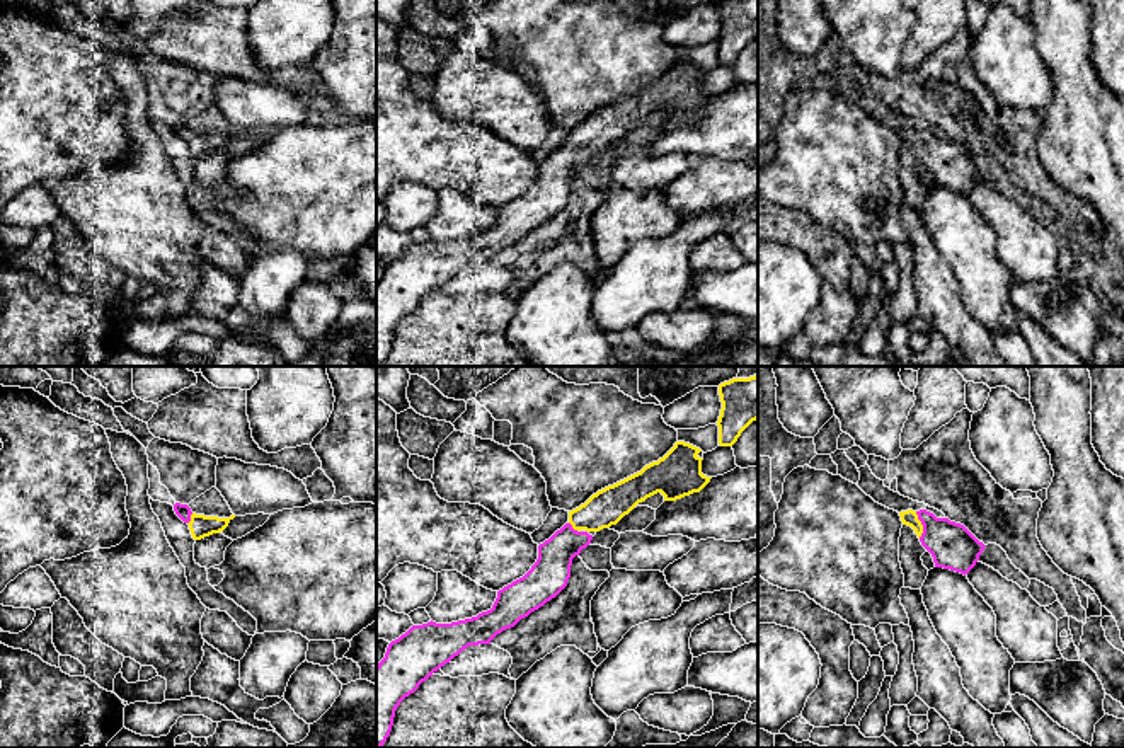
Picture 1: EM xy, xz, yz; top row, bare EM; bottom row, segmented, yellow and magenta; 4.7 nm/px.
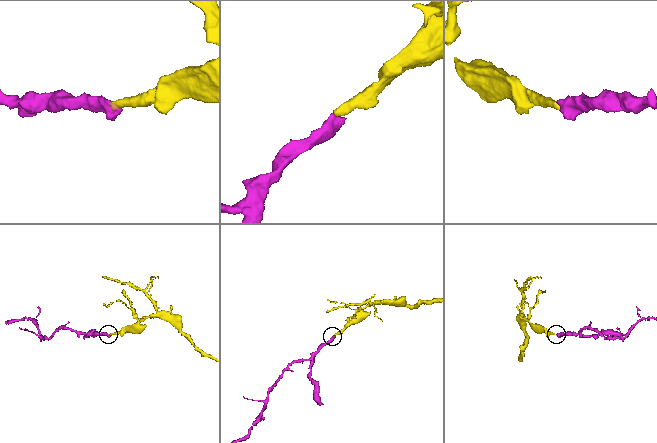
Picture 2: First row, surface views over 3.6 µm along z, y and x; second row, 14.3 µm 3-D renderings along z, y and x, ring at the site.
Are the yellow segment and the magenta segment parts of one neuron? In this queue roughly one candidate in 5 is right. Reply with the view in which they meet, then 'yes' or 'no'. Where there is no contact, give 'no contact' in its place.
contact in yz; yes

